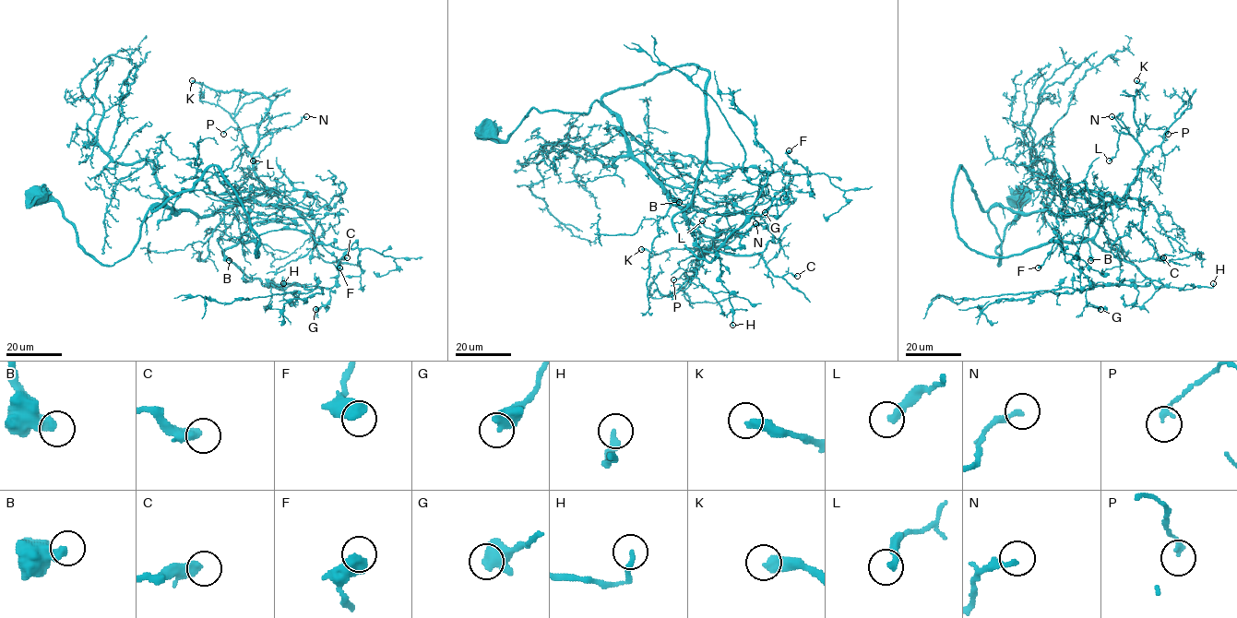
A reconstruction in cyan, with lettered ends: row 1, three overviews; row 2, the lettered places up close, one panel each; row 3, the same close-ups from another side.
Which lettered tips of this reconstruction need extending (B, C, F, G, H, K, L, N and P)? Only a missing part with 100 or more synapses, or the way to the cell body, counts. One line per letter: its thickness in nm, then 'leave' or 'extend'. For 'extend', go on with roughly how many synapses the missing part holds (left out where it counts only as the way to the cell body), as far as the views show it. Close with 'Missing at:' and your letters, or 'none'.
B: 460 nm | leave
C: 400 nm | leave
F: 600 nm | leave
G: 380 nm | leave
H: 260 nm | leave
K: 440 nm | leave
L: 300 nm | leave
N: 220 nm | leave
P: 200 nm | leave
Missing at: none

